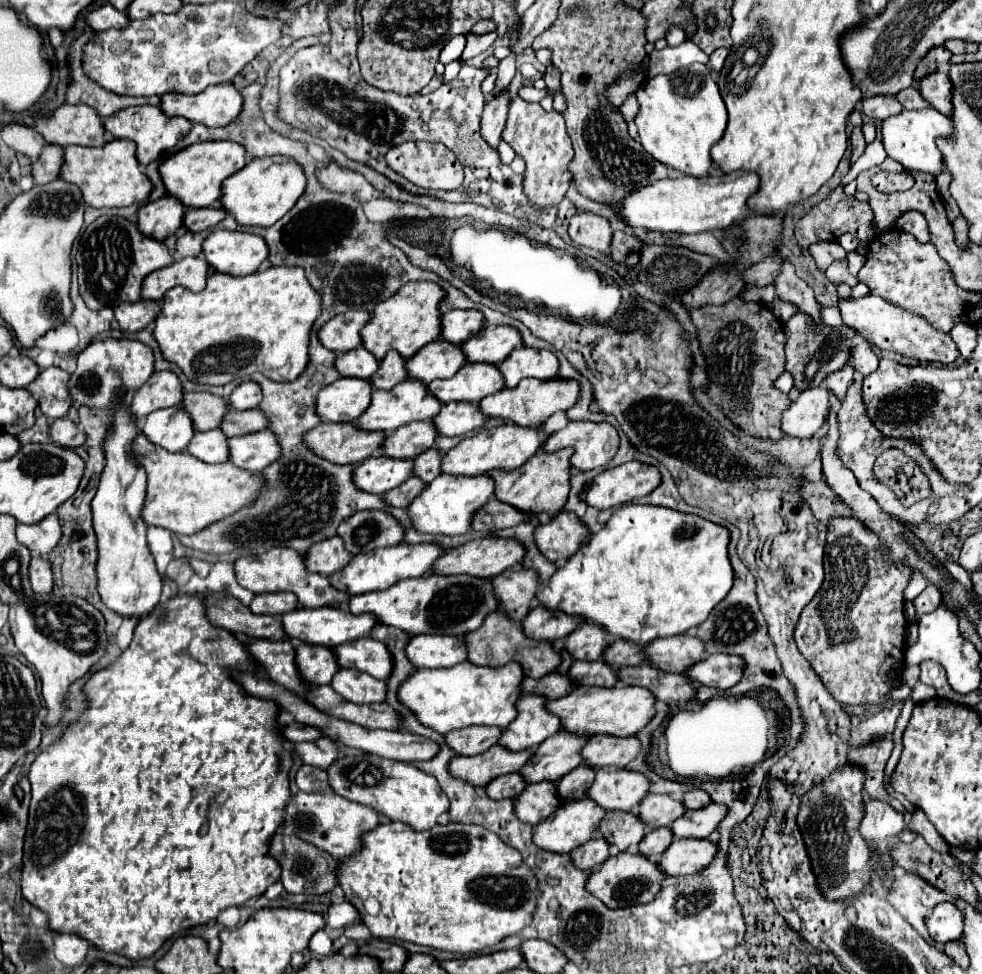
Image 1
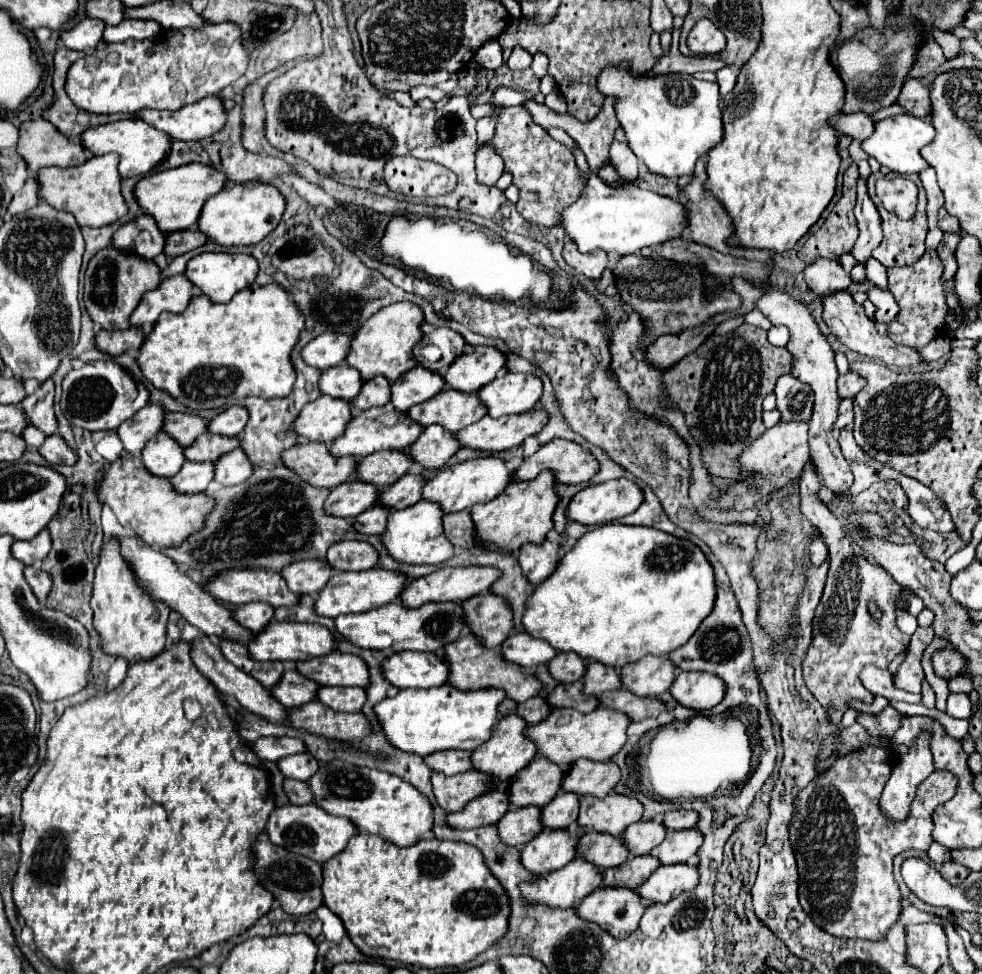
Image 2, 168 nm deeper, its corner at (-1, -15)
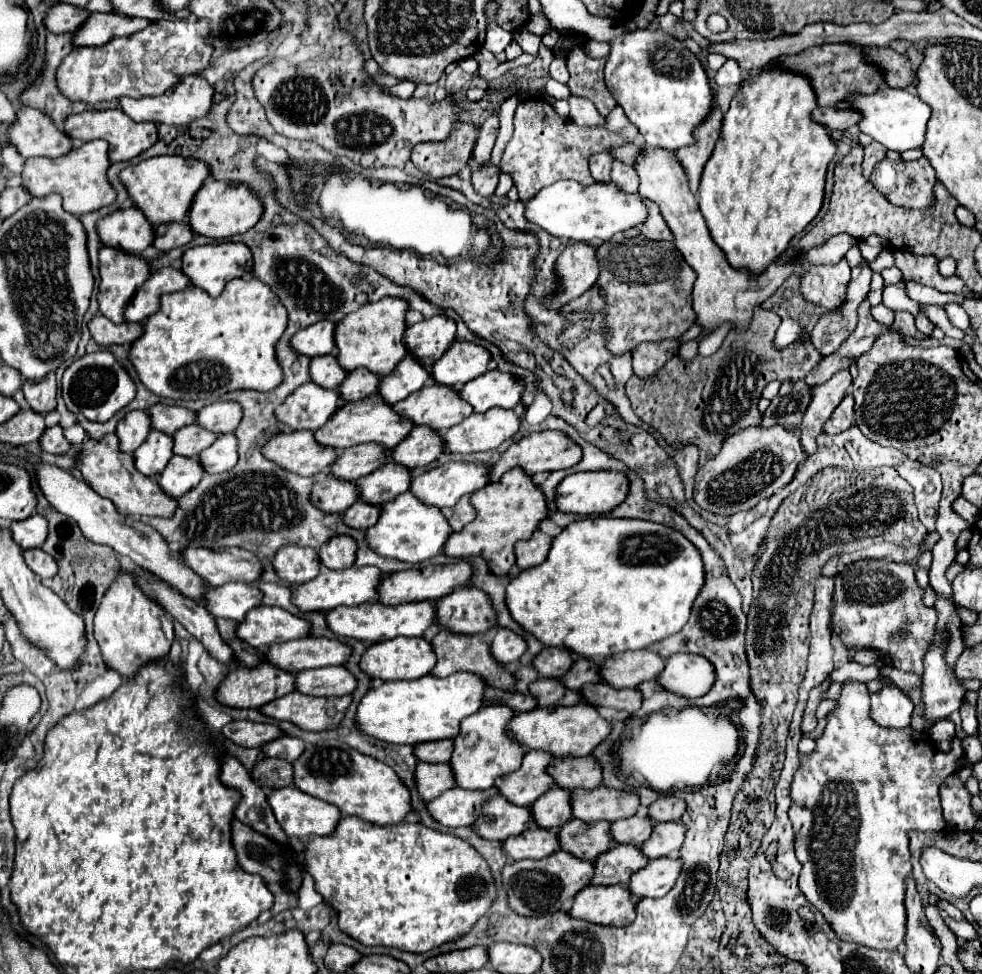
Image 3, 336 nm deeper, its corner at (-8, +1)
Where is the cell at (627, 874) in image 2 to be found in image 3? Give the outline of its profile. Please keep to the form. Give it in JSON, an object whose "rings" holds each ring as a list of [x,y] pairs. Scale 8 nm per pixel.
{"rings":[[[615,844],[607,852],[599,854],[595,860],[595,874],[591,884],[593,886],[609,886],[609,884],[623,884],[627,886],[627,880],[633,872],[643,868],[649,860],[643,858],[643,852],[639,852],[637,846],[629,844]]]}

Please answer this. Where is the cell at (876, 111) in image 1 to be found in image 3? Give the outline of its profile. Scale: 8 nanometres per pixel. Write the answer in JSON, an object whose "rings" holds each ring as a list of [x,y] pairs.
{"rings":[[[815,108],[811,120],[825,126],[827,130],[847,130],[855,124],[857,112],[849,108]]]}

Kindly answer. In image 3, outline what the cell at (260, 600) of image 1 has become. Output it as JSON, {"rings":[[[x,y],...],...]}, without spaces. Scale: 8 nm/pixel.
{"rings":[[[231,582],[219,588],[207,588],[203,592],[203,606],[221,618],[243,620],[243,616],[261,604],[261,592],[255,584]]]}

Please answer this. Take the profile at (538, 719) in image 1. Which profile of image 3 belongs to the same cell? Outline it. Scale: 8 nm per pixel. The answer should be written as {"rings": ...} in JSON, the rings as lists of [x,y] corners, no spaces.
{"rings":[[[483,706],[473,716],[467,716],[461,726],[459,734],[453,738],[453,756],[449,760],[455,786],[463,790],[487,790],[493,786],[495,778],[515,772],[521,764],[521,758],[527,750],[519,752],[507,736],[503,736],[503,724],[511,720],[513,712],[507,706]]]}

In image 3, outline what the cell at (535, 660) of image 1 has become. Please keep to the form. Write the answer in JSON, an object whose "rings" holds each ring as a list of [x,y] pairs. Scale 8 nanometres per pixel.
{"rings":[[[441,630],[433,640],[431,640],[431,646],[433,646],[433,652],[437,656],[437,664],[435,668],[431,670],[433,676],[439,676],[439,678],[445,678],[449,674],[455,674],[455,672],[471,672],[479,678],[483,678],[489,686],[493,688],[499,688],[499,690],[513,690],[515,688],[515,680],[513,676],[501,666],[497,664],[491,654],[489,654],[489,646],[483,642],[481,634],[475,634],[475,636],[459,636],[459,634],[451,634],[447,630]]]}

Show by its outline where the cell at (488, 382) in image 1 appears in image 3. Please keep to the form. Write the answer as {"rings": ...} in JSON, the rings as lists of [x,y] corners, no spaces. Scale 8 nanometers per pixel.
{"rings":[[[427,384],[405,400],[391,406],[399,416],[409,418],[415,426],[429,426],[443,434],[471,414],[471,408],[459,400],[453,388]]]}

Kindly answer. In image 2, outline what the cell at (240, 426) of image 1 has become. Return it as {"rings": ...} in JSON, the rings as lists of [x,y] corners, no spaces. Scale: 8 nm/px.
{"rings":[[[206,432],[204,436],[200,436],[200,440],[196,440],[196,444],[192,444],[184,450],[184,456],[190,462],[218,460],[222,454],[232,452],[236,448],[240,448],[240,438],[238,436],[228,438],[228,436],[218,436],[218,434]]]}

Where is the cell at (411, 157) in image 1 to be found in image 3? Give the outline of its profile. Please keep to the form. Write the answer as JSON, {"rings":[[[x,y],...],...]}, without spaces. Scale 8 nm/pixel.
{"rings":[[[455,122],[447,140],[417,144],[411,154],[413,164],[417,170],[433,178],[455,176],[461,168],[467,166],[477,142],[479,128],[481,124]]]}

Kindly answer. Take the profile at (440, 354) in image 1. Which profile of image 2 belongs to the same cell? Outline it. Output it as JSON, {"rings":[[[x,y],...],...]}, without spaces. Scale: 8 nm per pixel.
{"rings":[[[416,366],[392,384],[392,404],[400,412],[406,412],[414,404],[422,404],[434,398],[438,392],[442,392],[444,386],[446,380],[442,374],[432,372],[424,366]]]}

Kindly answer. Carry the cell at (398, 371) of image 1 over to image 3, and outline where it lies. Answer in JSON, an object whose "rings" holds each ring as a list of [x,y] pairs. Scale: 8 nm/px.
{"rings":[[[355,368],[353,372],[347,374],[347,378],[339,384],[339,396],[345,402],[355,402],[355,400],[363,400],[363,396],[371,396],[377,394],[379,388],[379,380],[373,372],[367,372],[363,368]]]}

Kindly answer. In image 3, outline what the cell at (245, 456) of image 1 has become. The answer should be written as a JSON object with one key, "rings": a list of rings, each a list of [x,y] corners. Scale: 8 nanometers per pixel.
{"rings":[[[235,434],[217,436],[217,440],[209,448],[205,448],[197,456],[197,460],[207,474],[219,474],[219,472],[231,470],[235,466],[235,460],[237,460]]]}

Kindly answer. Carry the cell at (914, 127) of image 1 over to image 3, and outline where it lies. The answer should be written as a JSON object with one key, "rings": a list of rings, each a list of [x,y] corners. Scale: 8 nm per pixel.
{"rings":[[[883,86],[875,94],[847,96],[845,102],[849,104],[849,108],[861,114],[861,120],[857,122],[859,130],[863,134],[869,134],[873,140],[881,142],[889,150],[905,152],[911,148],[919,148],[923,144],[925,126],[929,122],[931,108],[927,108],[927,104],[923,104],[923,100],[919,100],[919,96],[913,90],[899,90],[899,88]]]}

